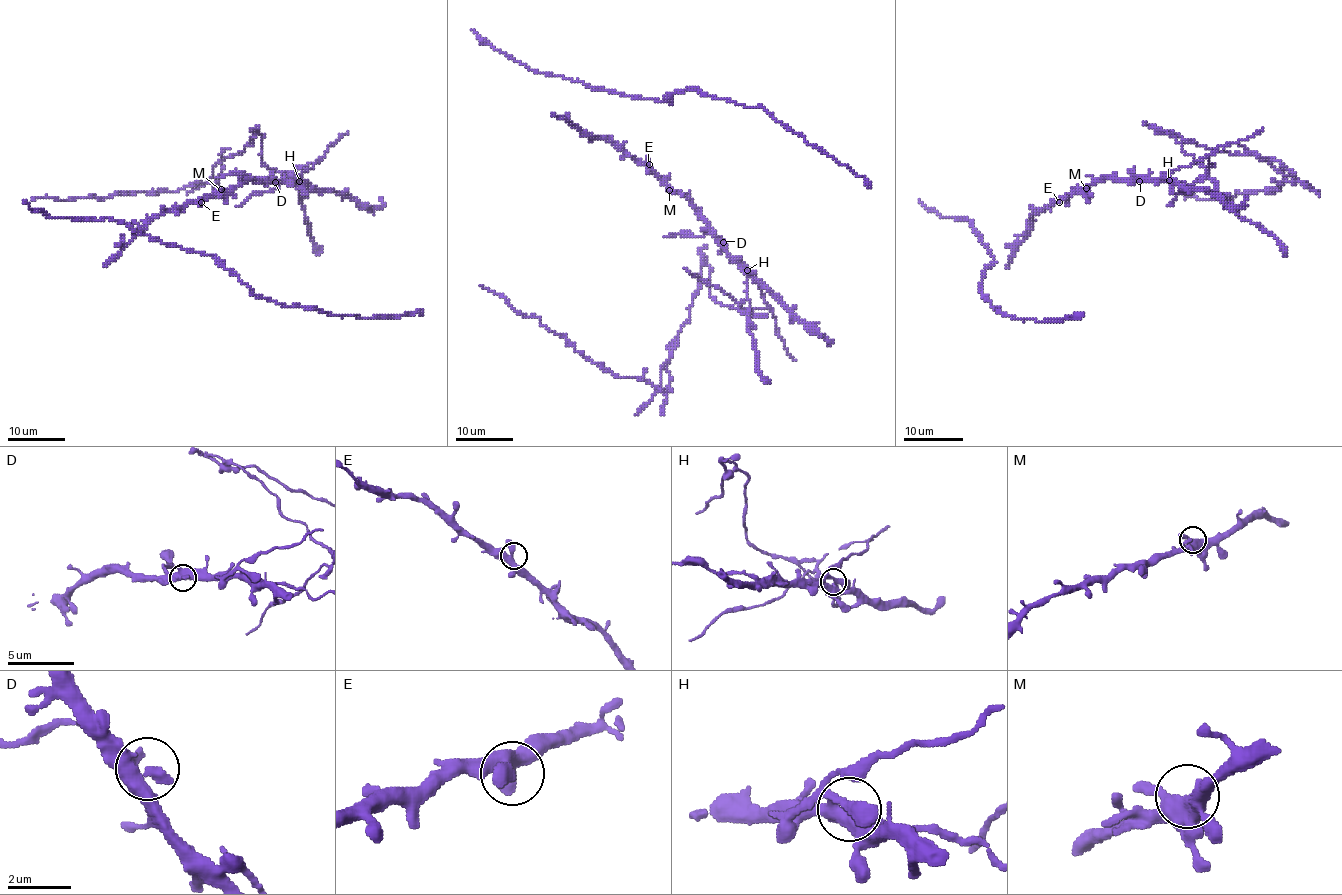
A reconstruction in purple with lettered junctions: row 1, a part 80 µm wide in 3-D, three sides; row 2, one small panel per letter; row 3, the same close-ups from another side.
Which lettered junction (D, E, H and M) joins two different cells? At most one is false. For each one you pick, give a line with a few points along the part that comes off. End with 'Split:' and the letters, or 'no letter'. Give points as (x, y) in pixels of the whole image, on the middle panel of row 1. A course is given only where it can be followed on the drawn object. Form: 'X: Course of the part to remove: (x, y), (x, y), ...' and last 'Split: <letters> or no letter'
H: Course of the part to remove: (748, 270), (749, 316), (710, 295), (705, 263), (667, 364), (666, 391), (615, 377), (480, 285)
Split: H

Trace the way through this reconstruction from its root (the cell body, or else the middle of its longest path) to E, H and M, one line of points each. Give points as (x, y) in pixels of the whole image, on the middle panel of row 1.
E: (713, 230), (700, 211), (684, 196), (676, 193), (649, 164)
H: (713, 230), (715, 239), (748, 270)
M: (713, 230), (684, 196), (669, 190)

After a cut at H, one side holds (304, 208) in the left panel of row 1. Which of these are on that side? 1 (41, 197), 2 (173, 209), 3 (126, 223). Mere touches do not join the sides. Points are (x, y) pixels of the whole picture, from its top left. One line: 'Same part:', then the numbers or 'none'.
Same part: 1

